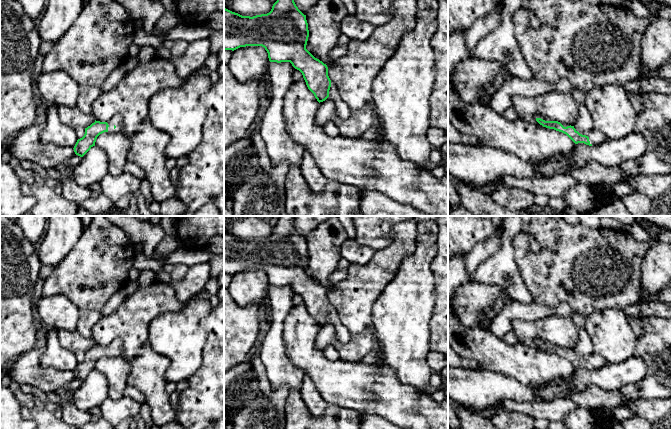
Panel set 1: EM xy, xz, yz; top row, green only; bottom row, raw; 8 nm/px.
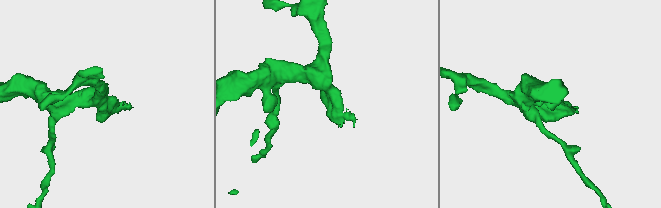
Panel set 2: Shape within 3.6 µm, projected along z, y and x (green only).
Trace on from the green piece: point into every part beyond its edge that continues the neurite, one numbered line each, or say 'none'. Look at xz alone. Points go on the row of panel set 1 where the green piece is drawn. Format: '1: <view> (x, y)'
1: xz (343, 111)

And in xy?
1: xy (116, 120)

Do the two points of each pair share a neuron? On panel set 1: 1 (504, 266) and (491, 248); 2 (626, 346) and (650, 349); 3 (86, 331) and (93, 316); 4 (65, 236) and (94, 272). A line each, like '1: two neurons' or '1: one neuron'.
1: two neurons
2: two neurons
3: one neuron
4: two neurons

